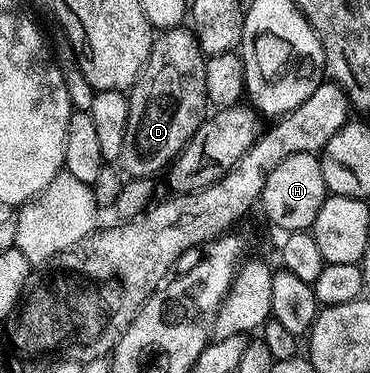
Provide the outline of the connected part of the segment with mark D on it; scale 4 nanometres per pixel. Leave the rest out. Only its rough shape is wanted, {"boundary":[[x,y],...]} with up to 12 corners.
{"boundary":[[188,25],[154,37],[127,94],[120,169],[162,173],[207,117]]}

